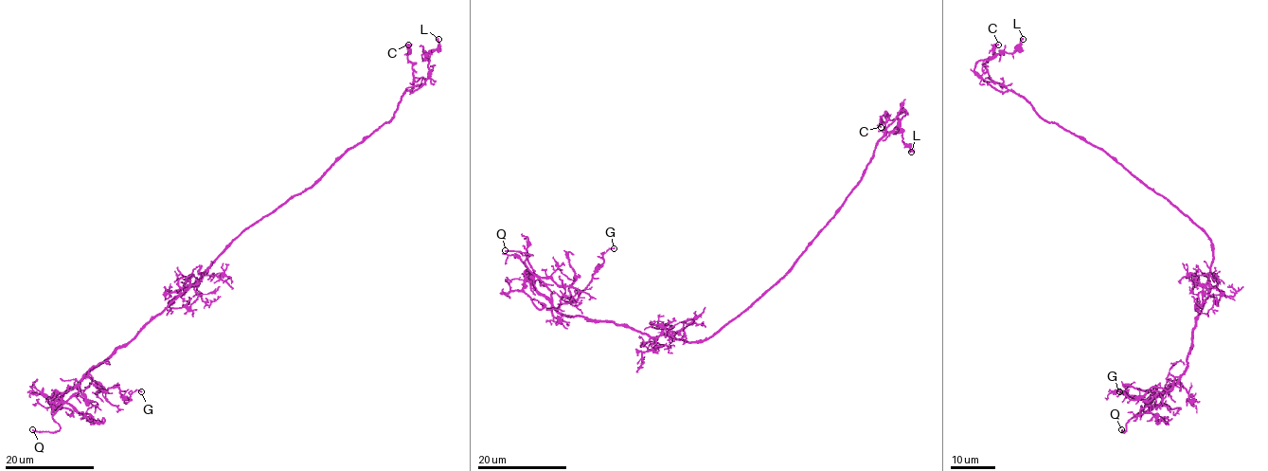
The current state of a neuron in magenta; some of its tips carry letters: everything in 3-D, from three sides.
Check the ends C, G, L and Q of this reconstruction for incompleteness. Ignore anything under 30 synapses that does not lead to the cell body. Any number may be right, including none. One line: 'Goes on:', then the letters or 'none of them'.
Goes on: Q

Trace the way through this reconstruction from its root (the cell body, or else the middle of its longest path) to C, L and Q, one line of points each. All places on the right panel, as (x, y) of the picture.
C: (1183, 212), (1103, 151), (1048, 122), (1024, 98), (995, 83), (985, 63), (992, 58), (998, 45)
L: (1183, 212), (1103, 151), (1048, 122), (1016, 94), (995, 90), (974, 71), (981, 60), (1012, 53), (1023, 39)
Q: (1183, 212), (1211, 242), (1207, 298), (1193, 331), (1186, 371), (1121, 429)

